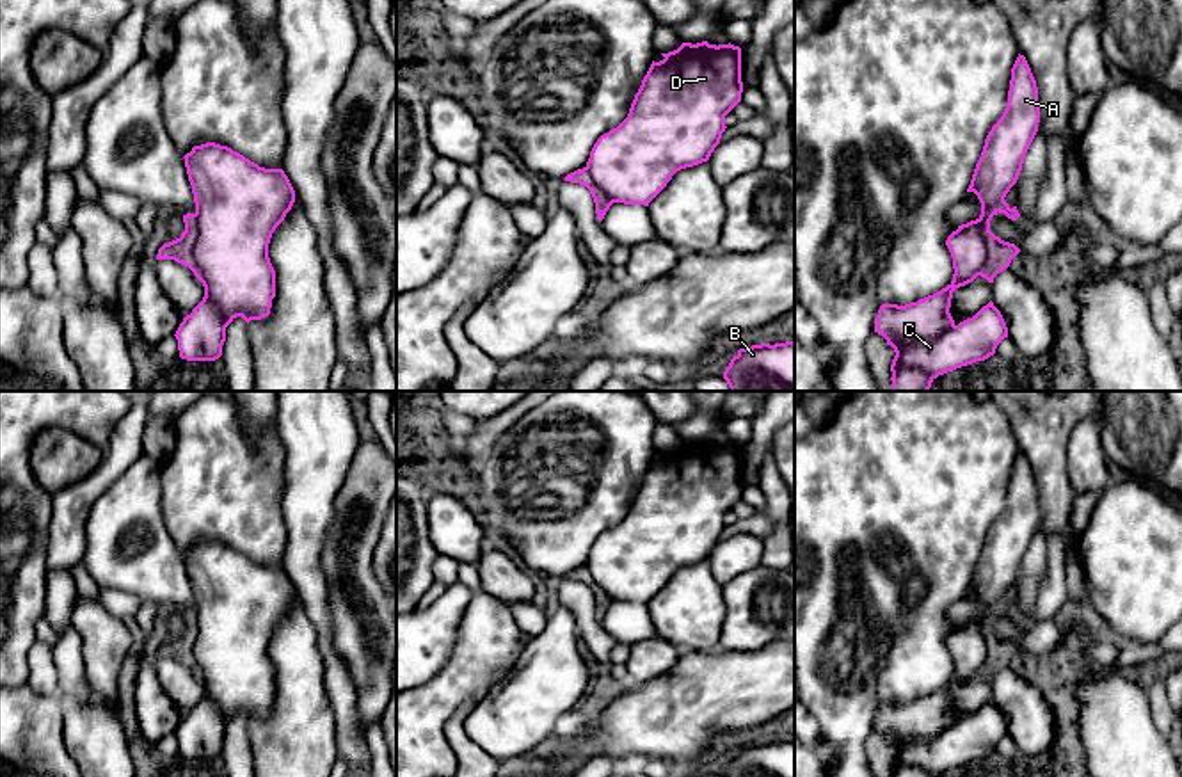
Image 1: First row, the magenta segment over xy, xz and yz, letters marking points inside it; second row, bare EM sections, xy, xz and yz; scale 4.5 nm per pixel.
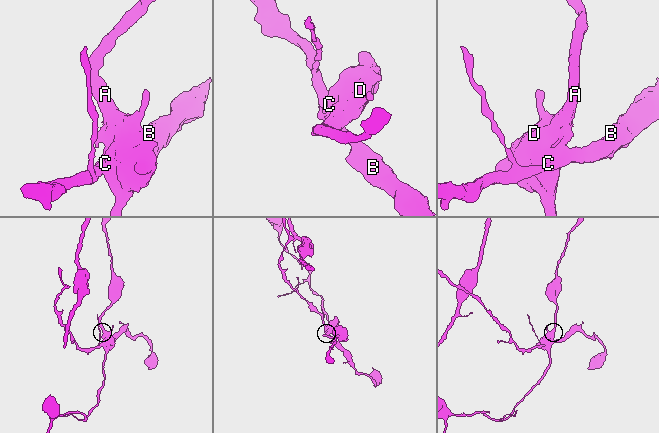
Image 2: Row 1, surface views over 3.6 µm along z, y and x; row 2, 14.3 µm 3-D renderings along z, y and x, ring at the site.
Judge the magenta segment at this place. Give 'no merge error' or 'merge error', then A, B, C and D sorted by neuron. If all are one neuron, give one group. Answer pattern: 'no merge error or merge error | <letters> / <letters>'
no merge error | A B C D

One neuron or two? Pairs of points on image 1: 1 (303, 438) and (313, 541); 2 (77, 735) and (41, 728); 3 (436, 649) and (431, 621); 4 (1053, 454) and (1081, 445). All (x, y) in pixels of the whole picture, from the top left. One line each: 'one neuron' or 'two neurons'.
1: one neuron
2: two neurons
3: one neuron
4: two neurons

